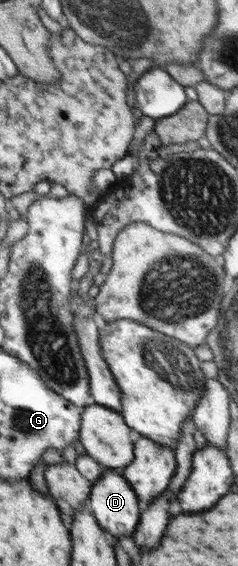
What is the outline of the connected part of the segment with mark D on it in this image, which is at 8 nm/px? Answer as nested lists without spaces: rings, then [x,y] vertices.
[[[106,469],[93,484],[88,505],[100,525],[117,539],[136,533],[141,501],[123,474]]]

